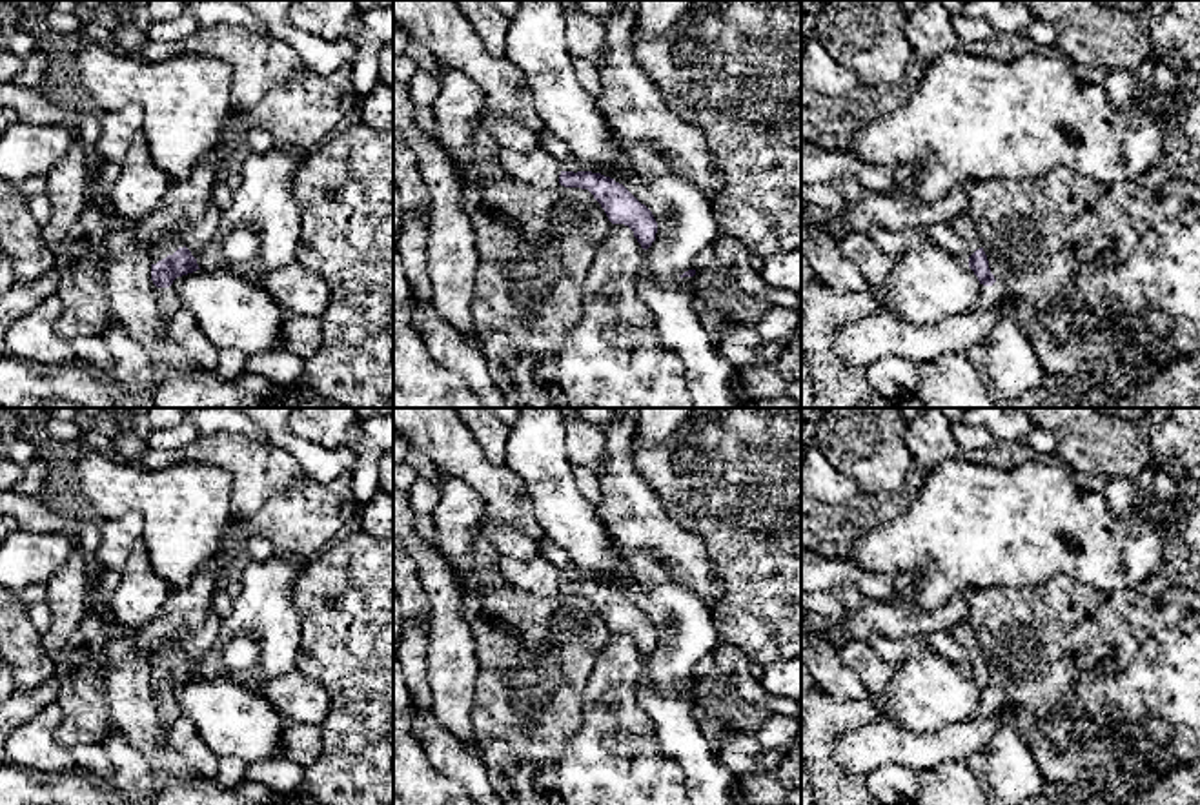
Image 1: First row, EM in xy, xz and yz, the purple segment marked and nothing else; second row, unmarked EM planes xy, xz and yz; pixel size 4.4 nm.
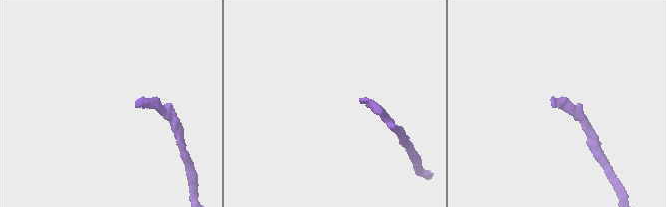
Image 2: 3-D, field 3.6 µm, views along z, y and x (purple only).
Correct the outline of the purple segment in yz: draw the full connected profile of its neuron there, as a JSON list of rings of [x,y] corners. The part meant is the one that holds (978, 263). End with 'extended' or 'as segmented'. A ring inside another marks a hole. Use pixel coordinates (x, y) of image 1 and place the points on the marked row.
[[[958,217],[951,228],[965,240],[971,253],[969,268],[980,280],[980,291],[972,311],[983,311],[998,306],[1007,295],[1007,290],[1002,279],[991,273],[989,260],[981,248],[974,224],[969,217]]]; extended

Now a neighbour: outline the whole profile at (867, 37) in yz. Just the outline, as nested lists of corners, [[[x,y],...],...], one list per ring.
[[[829,0],[814,22],[814,38],[838,64],[852,69],[859,84],[885,89],[918,73],[905,20],[900,0]]]

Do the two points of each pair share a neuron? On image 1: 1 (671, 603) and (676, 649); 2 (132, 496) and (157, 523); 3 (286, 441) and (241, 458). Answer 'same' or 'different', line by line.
1: same
2: same
3: different

